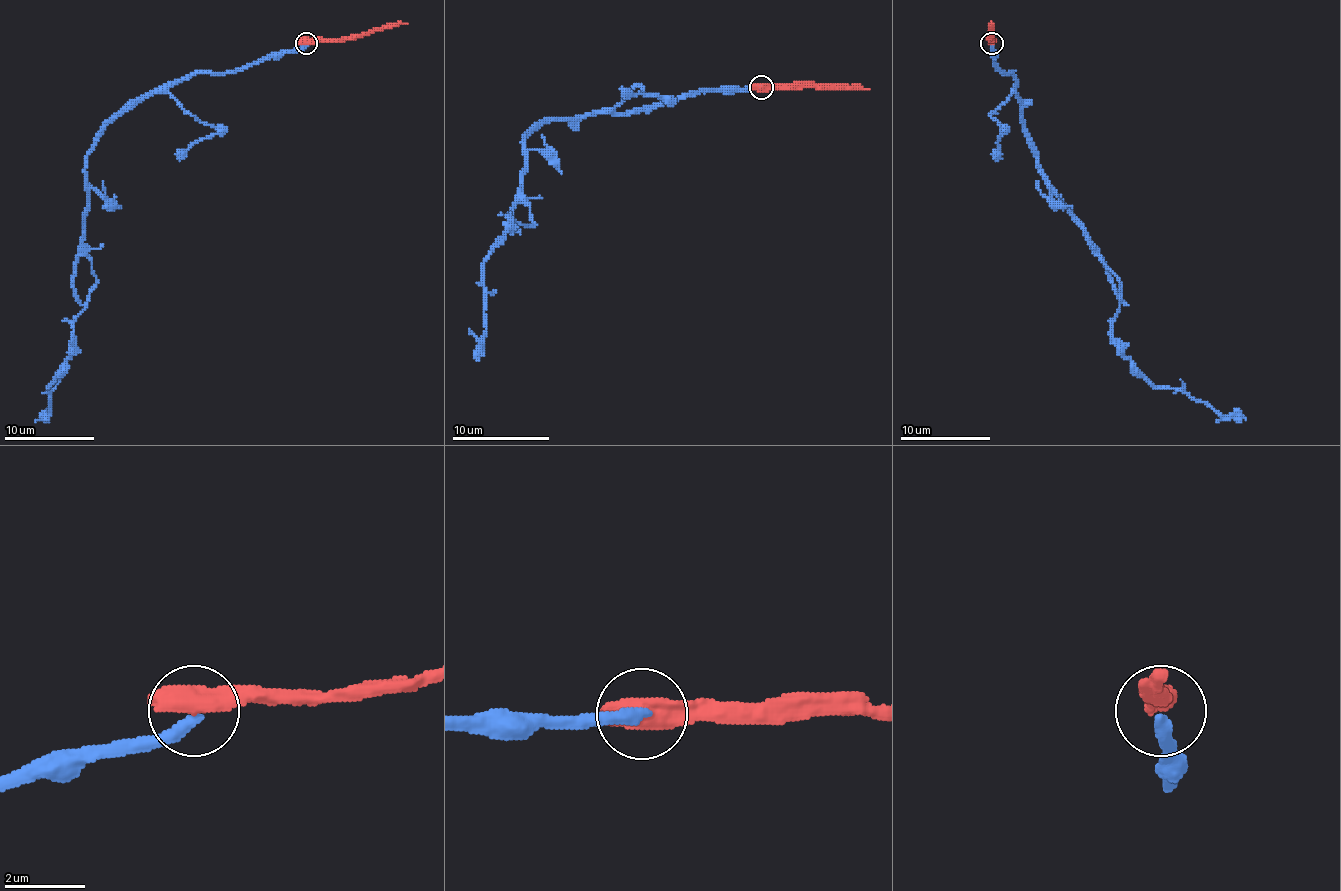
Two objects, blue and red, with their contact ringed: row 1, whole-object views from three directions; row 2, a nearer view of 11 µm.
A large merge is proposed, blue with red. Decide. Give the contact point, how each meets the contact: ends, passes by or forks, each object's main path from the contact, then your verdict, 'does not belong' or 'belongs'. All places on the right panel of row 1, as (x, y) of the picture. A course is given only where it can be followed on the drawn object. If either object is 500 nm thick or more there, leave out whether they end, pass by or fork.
place (991, 43); course blue (991, 43), (993, 62), (1016, 80), (1047, 188), (1119, 282), (1113, 343), (1155, 386), (1246, 420); course red (991, 43), (993, 23); does not belong

